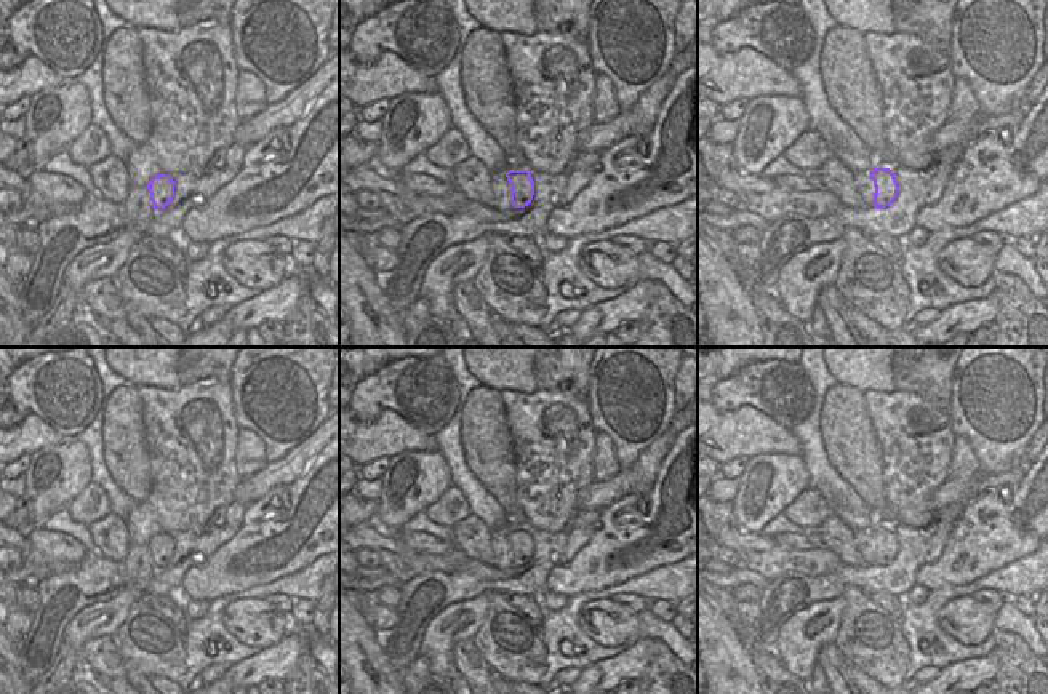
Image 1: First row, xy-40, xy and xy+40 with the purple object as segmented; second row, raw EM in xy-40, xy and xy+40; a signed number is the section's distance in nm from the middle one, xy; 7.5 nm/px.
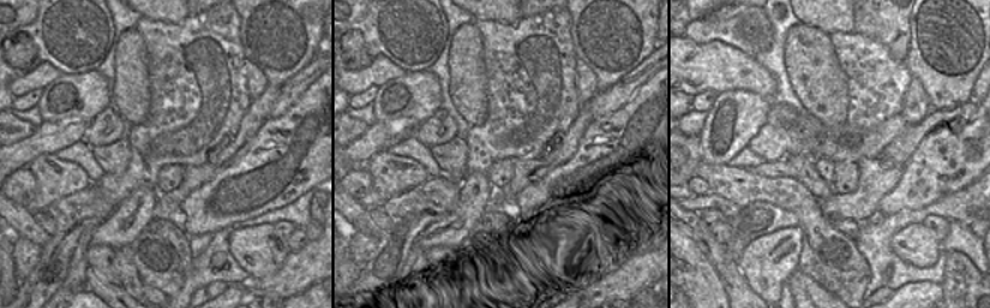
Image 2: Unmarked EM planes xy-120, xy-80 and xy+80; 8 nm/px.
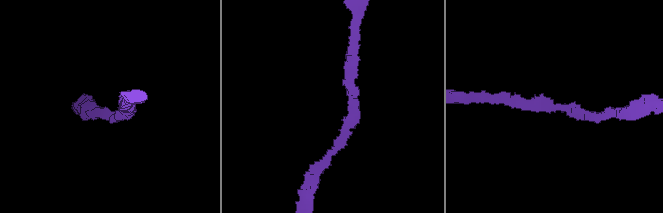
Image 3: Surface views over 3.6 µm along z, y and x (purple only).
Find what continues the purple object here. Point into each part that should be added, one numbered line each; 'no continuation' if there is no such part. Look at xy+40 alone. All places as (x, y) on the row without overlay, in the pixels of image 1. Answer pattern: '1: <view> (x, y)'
no continuation

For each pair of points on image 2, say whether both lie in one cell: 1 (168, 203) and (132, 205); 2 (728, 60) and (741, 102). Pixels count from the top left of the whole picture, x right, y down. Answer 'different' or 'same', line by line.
1: different
2: different

